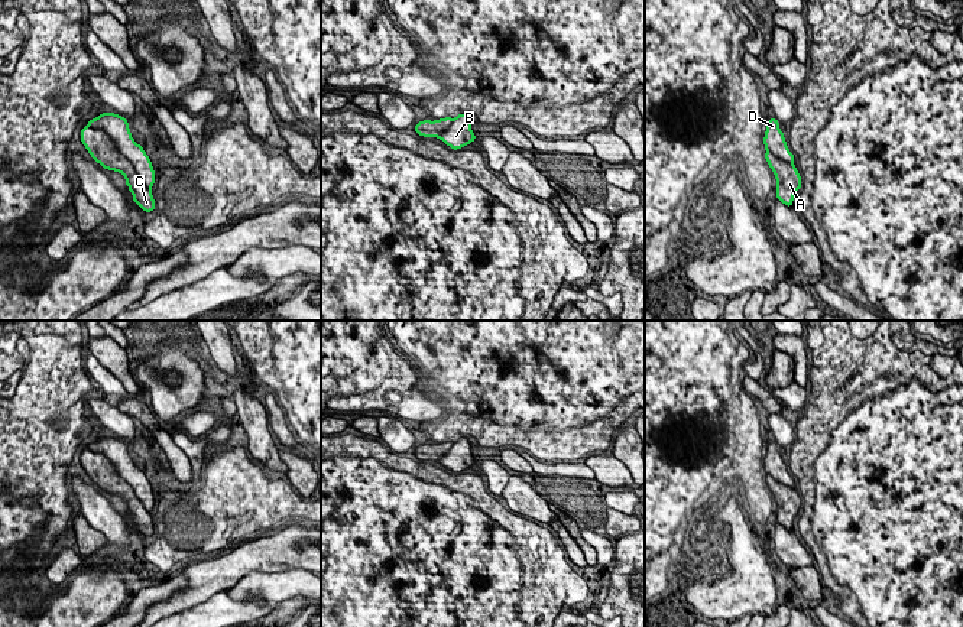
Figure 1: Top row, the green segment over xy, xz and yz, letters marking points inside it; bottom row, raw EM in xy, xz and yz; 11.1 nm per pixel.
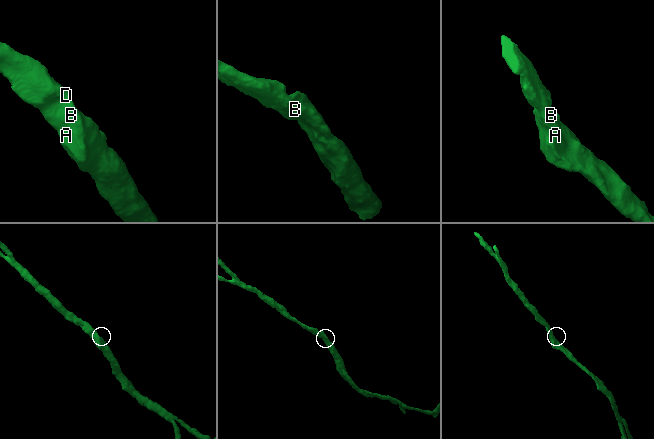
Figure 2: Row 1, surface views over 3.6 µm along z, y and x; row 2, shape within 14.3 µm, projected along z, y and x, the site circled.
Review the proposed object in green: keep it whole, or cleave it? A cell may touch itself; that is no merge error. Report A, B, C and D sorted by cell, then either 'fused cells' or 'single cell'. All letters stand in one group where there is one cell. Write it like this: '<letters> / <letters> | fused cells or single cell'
A C / B D | fused cells

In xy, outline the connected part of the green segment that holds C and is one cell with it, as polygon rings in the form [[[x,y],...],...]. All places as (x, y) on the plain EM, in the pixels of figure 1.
[[[90,449],[81,454],[81,465],[104,493],[120,496],[126,501],[126,509],[133,517],[133,524],[146,536],[155,533],[155,523],[150,513],[136,497],[132,485],[117,474],[114,465],[101,454]]]

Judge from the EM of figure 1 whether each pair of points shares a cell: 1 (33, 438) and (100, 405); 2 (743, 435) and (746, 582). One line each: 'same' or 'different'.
1: different
2: different

